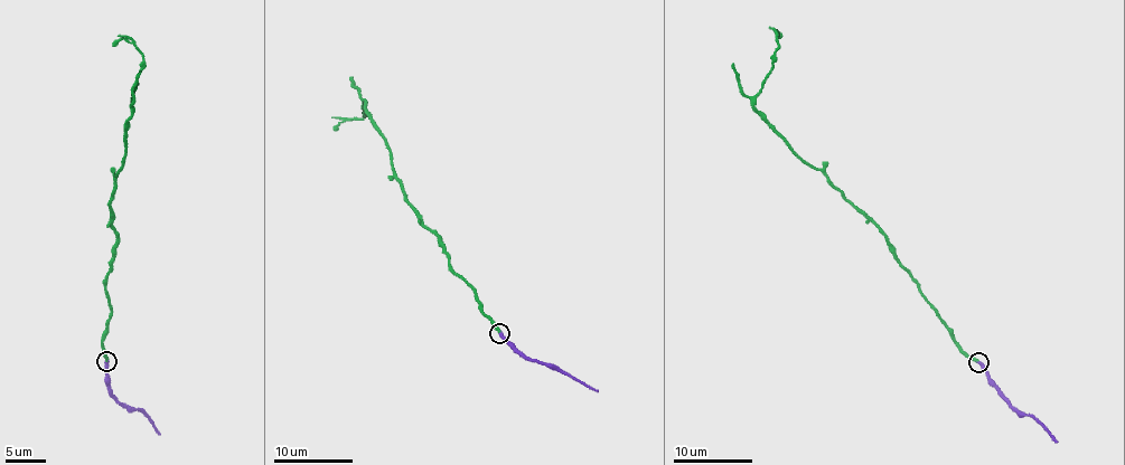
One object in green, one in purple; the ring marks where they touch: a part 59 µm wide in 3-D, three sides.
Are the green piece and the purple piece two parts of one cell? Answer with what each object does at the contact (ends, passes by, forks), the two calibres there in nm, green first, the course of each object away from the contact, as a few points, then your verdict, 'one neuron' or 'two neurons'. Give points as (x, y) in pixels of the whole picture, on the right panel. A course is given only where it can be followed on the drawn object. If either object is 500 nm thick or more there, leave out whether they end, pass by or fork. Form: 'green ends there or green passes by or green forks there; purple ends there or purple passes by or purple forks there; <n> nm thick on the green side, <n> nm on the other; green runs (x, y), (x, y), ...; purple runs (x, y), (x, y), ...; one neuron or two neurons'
green ends there; purple ends there; 280 nm thick on the green side, 360 nm on the other; green runs (978, 362), (957, 343), (883, 231), (826, 177), (806, 164), (753, 105), (772, 66), (776, 32), (780, 37); purple runs (978, 362), (988, 381), (1012, 406), (1031, 417), (1058, 442); two neurons

